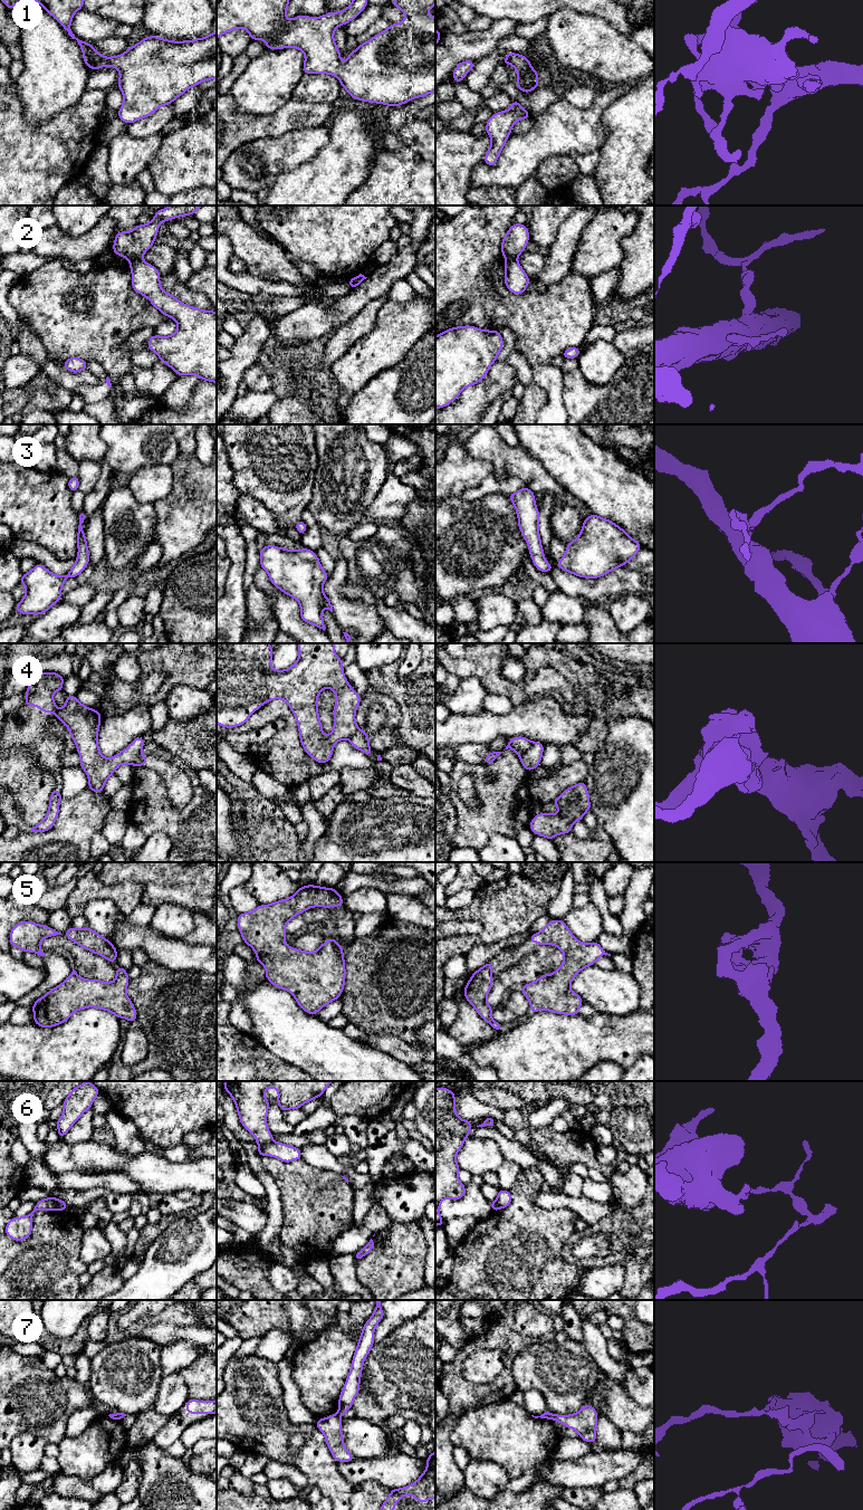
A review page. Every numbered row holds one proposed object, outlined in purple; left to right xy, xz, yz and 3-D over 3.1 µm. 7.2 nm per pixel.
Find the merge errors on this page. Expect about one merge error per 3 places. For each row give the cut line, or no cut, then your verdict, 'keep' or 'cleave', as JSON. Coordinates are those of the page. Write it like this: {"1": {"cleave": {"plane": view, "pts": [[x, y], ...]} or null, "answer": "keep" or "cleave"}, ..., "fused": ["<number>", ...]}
{"1": {"cleave": null, "answer": "keep"}, "2": {"cleave": {"plane": "xy", "pts": [[141, 257], [130, 260]]}, "answer": "cleave"}, "3": {"cleave": null, "answer": "keep"}, "4": {"cleave": {"plane": "yz", "pts": [[531, 742], [531, 745], [520, 758]]}, "answer": "cleave"}, "5": {"cleave": null, "answer": "keep"}, "6": {"cleave": {"plane": "xy", "pts": [[46, 1198], [50, 1200], [57, 1209]]}, "answer": "cleave"}, "7": {"cleave": {"plane": "yz", "pts": [[552, 1414], [549, 1418]]}, "answer": "cleave"}, "fused": ["2", "4", "6", "7"]}

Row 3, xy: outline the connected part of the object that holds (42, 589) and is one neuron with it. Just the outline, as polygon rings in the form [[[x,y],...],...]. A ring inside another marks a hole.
[[[80,512],[77,532],[77,560],[67,575],[55,575],[41,564],[28,573],[23,573],[19,583],[26,586],[26,594],[21,602],[16,605],[16,611],[21,614],[40,615],[48,611],[55,603],[60,601],[61,589],[68,577],[78,576],[89,563],[89,554],[85,532],[81,524],[87,515]]]

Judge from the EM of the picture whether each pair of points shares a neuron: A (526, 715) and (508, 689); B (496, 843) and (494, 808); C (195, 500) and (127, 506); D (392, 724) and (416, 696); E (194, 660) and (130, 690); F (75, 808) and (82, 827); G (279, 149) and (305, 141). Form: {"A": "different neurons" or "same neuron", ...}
{"A": "different neurons", "B": "different neurons", "C": "different neurons", "D": "different neurons", "E": "same neuron", "F": "same neuron", "G": "same neuron"}

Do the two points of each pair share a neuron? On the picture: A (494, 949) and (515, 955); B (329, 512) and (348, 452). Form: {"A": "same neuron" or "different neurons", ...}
{"A": "different neurons", "B": "same neuron"}

